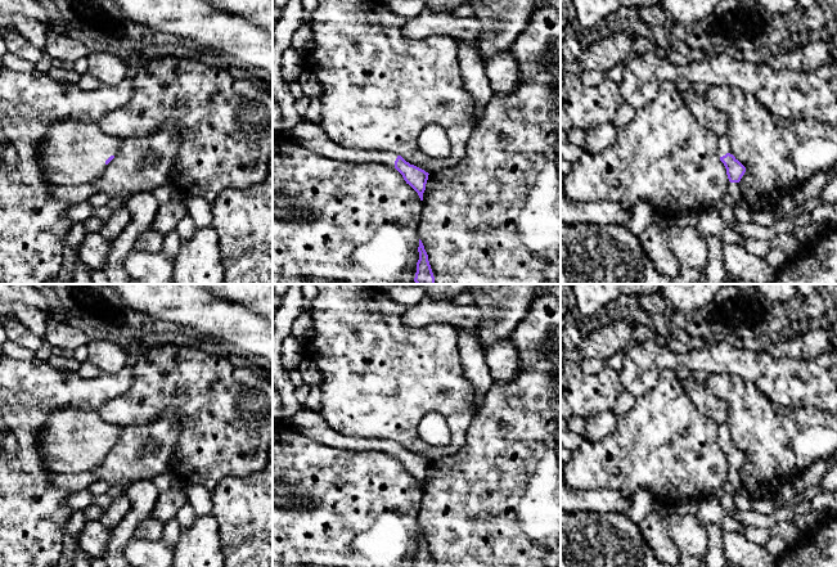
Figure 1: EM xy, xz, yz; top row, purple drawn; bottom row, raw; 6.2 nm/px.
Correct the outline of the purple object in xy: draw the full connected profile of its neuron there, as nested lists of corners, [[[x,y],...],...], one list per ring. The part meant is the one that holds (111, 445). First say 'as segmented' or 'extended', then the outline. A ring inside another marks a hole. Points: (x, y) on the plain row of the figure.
extended | [[[66,406],[49,414],[45,428],[37,435],[37,450],[53,472],[91,472],[103,463],[118,436],[120,427],[104,422],[98,413]]]

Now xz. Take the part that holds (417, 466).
extended | [[[303,406],[289,419],[283,420],[293,427],[297,432],[307,438],[332,446],[334,449],[345,449],[347,451],[382,451],[396,456],[423,489],[423,481],[428,468],[428,460],[410,453],[401,444],[384,438],[361,438],[347,436],[333,429],[321,414]]]

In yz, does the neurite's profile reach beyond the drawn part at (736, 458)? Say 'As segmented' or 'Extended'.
Extended

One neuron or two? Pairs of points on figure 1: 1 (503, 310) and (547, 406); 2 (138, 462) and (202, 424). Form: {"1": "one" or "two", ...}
{"1": "two", "2": "two"}

